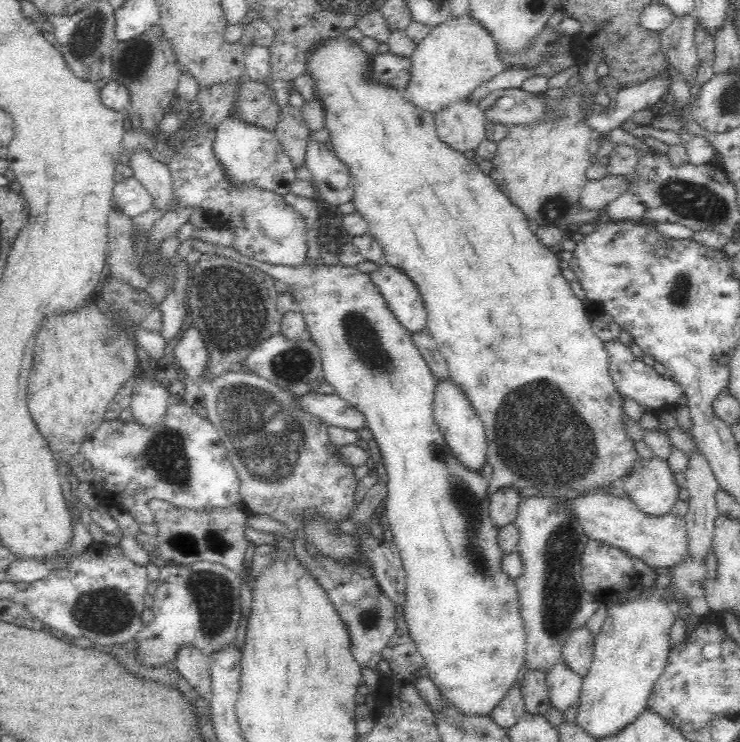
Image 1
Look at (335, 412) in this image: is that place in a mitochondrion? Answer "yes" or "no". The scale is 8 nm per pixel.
no

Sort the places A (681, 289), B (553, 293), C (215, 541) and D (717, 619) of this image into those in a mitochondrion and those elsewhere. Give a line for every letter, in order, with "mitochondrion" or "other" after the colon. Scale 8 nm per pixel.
A: mitochondrion
B: other
C: mitochondrion
D: other

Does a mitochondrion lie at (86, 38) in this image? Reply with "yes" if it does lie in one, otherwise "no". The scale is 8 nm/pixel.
yes

